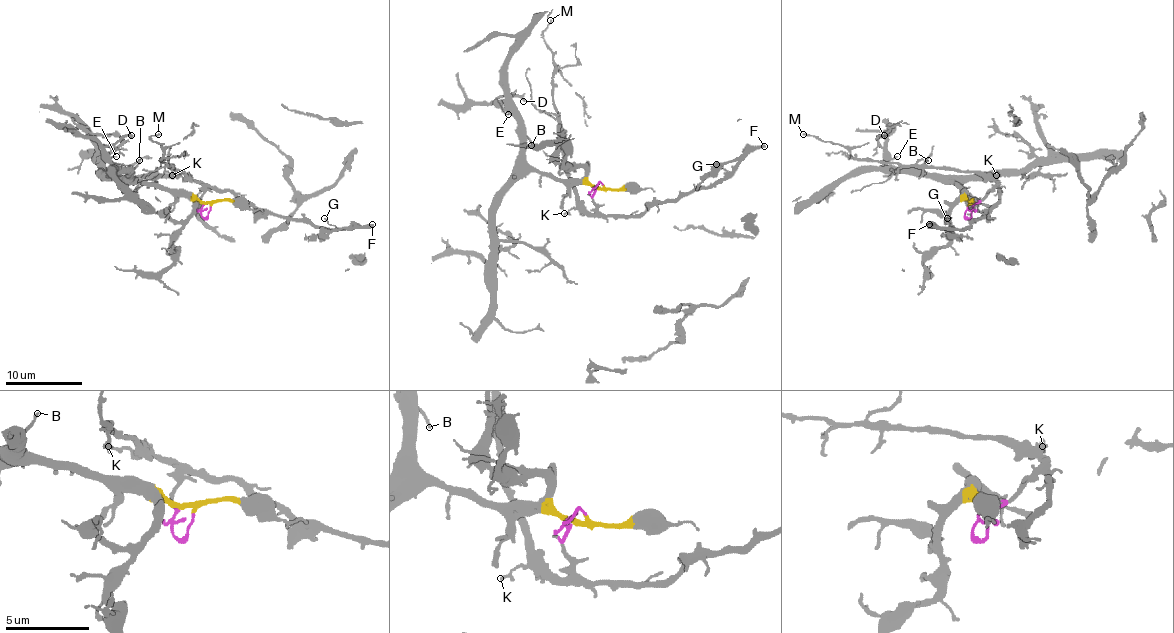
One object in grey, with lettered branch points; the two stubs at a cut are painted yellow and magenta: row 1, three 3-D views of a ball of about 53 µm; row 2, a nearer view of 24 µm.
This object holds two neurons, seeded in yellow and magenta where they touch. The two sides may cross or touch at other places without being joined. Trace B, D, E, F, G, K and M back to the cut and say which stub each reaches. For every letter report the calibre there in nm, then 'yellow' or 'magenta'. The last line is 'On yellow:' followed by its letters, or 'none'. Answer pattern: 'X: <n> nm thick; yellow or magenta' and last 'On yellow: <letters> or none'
B: 130 nm thick; yellow
D: 300 nm thick; yellow
E: 110 nm thick; yellow
F: 360 nm thick; magenta
G: 130 nm thick; magenta
K: 190 nm thick; magenta
M: 130 nm thick; magenta
On yellow: B, D, E

